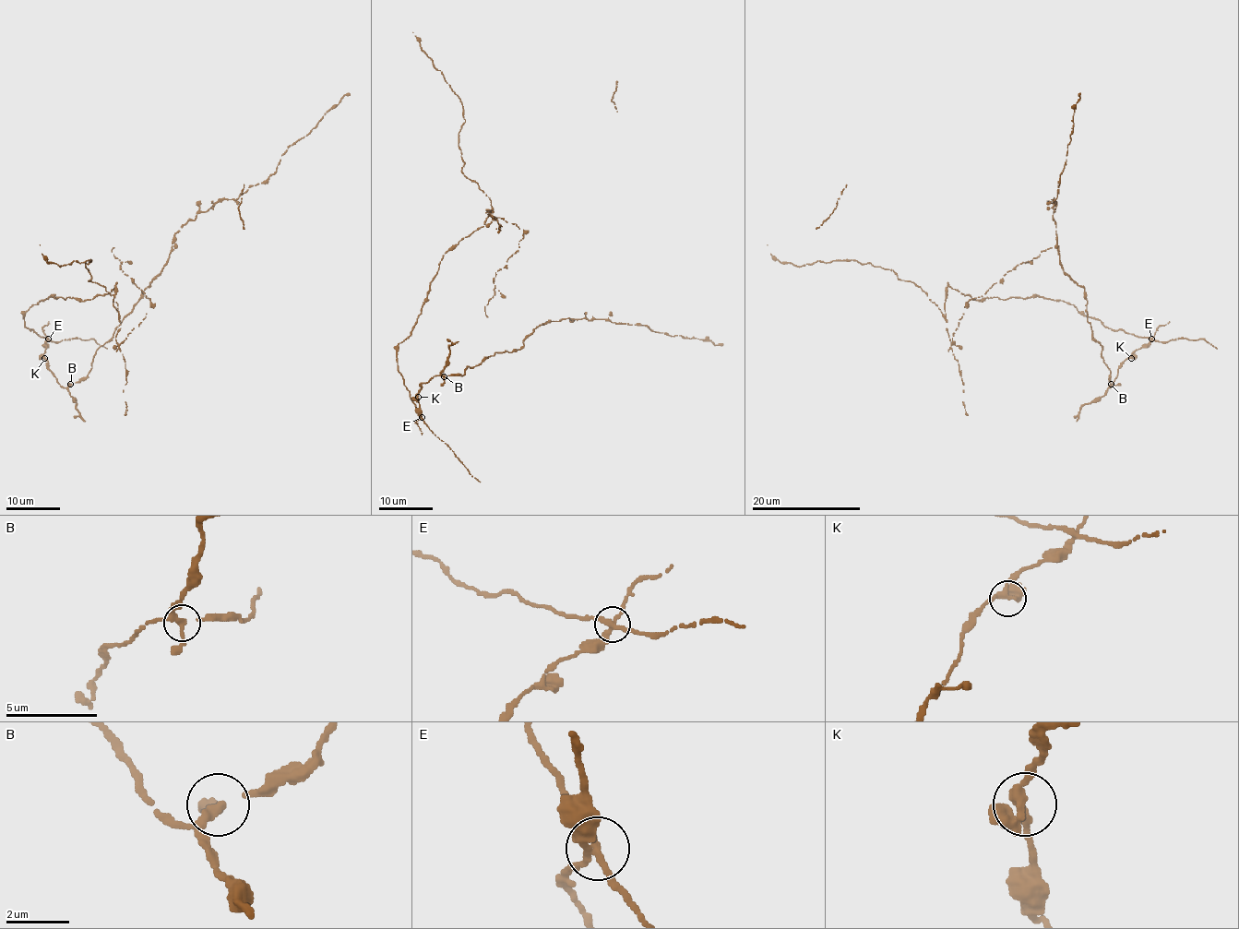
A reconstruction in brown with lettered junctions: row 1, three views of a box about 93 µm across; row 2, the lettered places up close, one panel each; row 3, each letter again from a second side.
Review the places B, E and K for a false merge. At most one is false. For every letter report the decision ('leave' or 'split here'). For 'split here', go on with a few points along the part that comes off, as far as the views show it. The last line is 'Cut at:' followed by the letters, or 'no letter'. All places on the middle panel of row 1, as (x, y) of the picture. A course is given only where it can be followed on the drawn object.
B: leave
E: split here
K: leave
Cut at: E

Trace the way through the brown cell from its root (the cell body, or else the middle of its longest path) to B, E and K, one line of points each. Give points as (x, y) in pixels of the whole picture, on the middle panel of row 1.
B: (406, 387), (421, 414), (416, 397), (421, 385), (436, 375), (444, 376)
E: (406, 387), (422, 417)
K: (406, 387), (421, 414), (418, 397)

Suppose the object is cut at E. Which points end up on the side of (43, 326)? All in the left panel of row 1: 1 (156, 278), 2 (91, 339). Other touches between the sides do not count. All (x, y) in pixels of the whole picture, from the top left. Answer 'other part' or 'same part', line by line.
1: same part
2: other part

